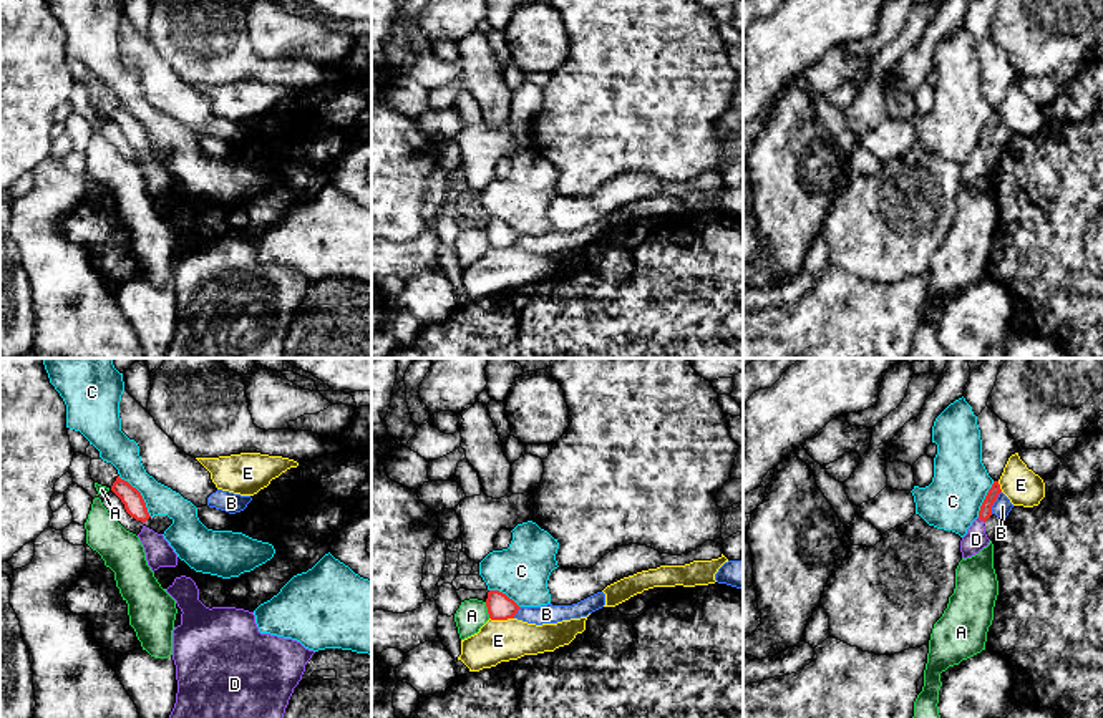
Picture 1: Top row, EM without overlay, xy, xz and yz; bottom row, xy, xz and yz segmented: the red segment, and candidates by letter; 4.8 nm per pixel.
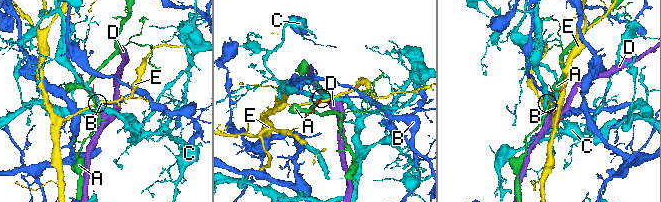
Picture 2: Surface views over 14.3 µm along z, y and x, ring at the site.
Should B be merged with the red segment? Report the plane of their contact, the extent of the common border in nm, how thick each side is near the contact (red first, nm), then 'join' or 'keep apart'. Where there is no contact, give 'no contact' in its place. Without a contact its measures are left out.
meets red in yz; contact 120 nm long; 60 nm thick on the red side, 90 nm on the other; keep apart

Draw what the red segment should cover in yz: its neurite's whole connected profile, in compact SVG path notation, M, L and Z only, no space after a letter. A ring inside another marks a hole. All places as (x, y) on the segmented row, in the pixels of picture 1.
M994 481L980 506L979 517L972 522L972 526L967 529L967 534L960 541L960 552L964 559L979 554L984 547L989 546L990 539L985 534L984 524L992 516L992 506L1000 492L1002 489L999 481Z

